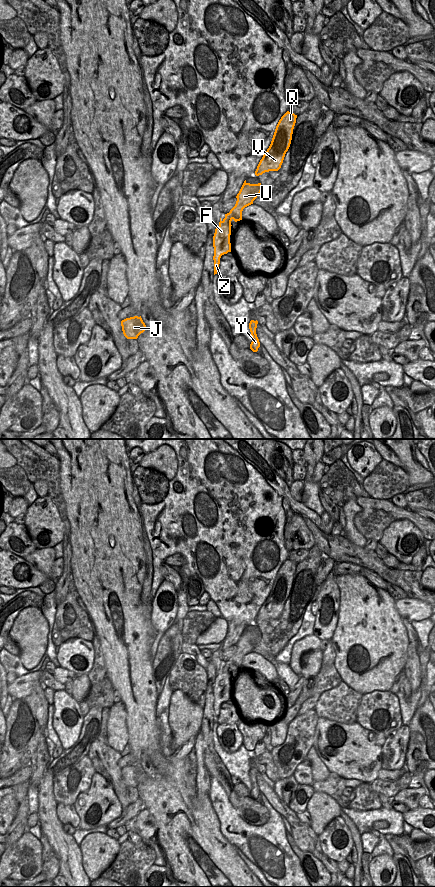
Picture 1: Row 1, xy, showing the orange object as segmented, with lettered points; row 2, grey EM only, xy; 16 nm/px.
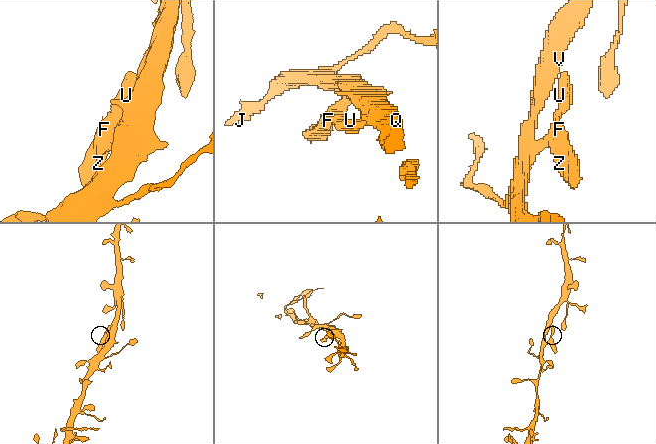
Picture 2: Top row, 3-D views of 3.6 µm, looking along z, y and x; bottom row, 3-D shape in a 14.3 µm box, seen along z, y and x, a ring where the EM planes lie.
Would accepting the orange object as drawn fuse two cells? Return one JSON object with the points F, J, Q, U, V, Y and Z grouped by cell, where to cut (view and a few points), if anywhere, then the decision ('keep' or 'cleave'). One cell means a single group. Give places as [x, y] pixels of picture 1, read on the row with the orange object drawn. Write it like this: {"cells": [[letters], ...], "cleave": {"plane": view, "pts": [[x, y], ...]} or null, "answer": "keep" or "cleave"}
{"cells": [["F", "J", "Q", "U", "V", "Y", "Z"]], "cleave": null, "answer": "keep"}

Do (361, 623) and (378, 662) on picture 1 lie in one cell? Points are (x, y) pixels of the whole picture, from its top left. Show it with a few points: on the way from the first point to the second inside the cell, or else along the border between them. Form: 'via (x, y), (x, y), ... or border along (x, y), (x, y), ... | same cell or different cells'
via (370, 633), (371, 652) | same cell

